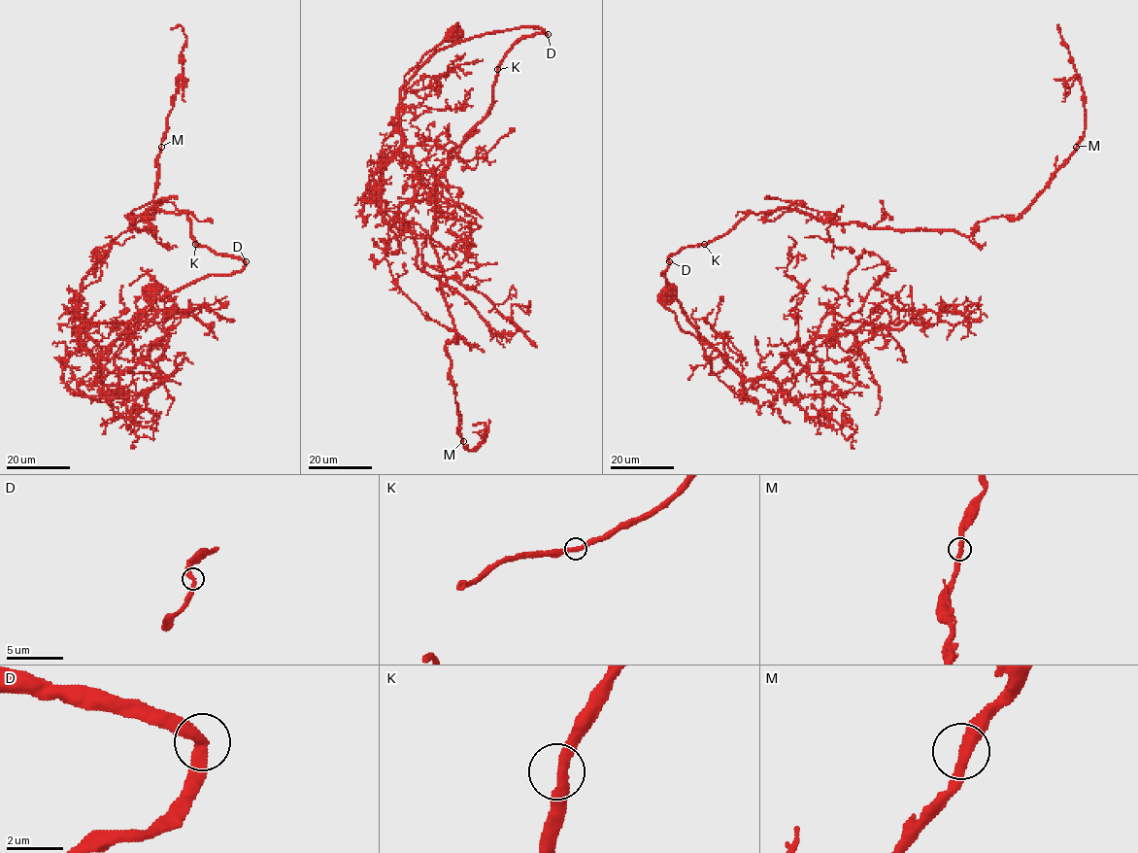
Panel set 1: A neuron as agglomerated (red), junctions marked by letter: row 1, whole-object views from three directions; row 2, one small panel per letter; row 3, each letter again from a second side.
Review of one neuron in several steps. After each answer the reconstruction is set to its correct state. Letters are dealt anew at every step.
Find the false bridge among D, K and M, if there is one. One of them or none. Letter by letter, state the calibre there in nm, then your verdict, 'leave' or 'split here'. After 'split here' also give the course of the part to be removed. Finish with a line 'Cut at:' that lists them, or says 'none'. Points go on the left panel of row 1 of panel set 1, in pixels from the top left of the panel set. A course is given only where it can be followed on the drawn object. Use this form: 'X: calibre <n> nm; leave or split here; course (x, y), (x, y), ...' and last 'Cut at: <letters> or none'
D: calibre 360 nm; leave
K: calibre 360 nm; leave
M: calibre 360 nm; leave
Cut at: none

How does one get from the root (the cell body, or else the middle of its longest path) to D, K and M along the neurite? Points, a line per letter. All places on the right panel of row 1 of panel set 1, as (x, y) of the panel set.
D: (669, 287), (663, 305), (698, 339), (706, 359), (717, 358), (667, 288), (661, 274), (669, 261)
K: (669, 287), (663, 305), (698, 339), (706, 359), (717, 358), (661, 274), (672, 255), (704, 244)
M: (669, 287), (663, 305), (717, 358), (661, 274), (682, 248), (784, 208), (970, 235), (1016, 219), (1076, 147)

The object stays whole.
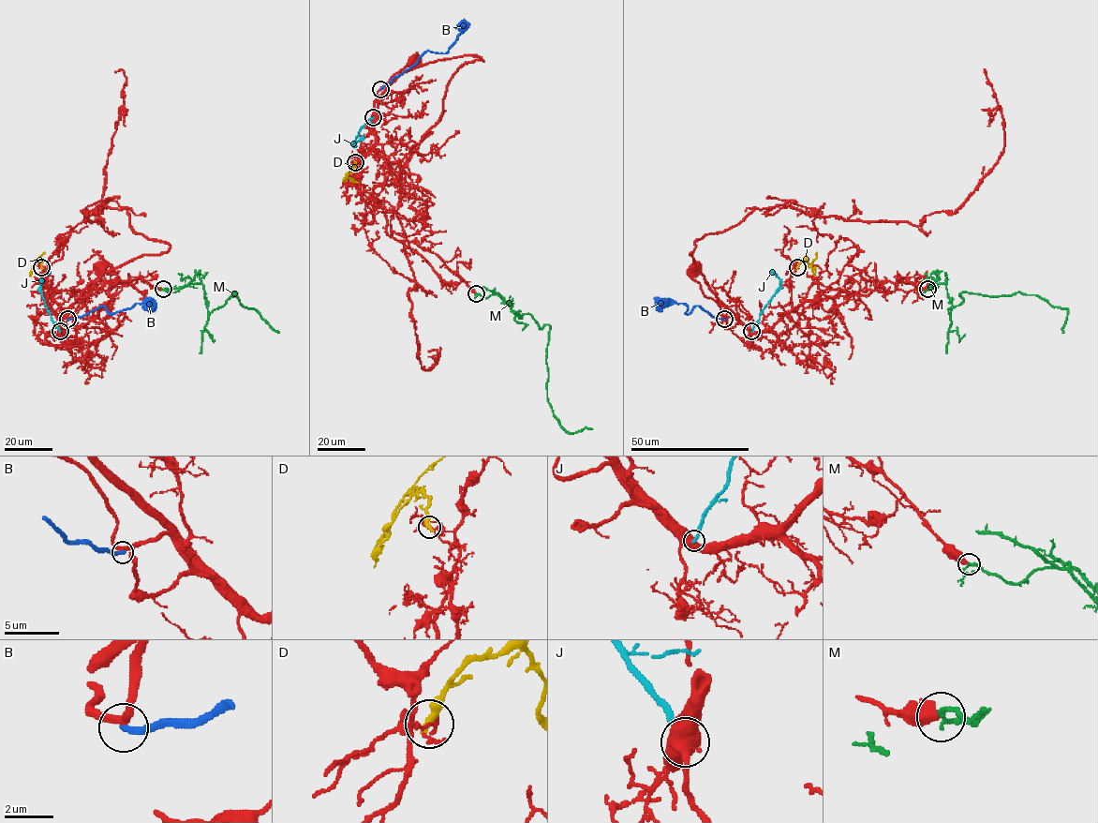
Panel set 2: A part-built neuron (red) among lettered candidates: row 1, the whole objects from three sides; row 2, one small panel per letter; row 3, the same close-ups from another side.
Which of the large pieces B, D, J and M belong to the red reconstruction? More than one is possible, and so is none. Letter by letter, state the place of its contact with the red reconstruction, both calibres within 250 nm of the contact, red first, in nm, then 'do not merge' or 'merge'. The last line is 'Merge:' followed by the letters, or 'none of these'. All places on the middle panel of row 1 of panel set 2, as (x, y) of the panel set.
B: meets red at (380, 89); 280 nm thick on the red side, 300 nm on the other; do not merge
D: meets red at (355, 162); 90 nm thick on the red side, 380 nm on the other; do not merge
J: meets red at (373, 117); 550 nm thick on the red side, 260 nm on the other; do not merge
M: meets red at (476, 293); 440 nm thick on the red side, 160 nm on the other; do not merge
Merge: none of these

